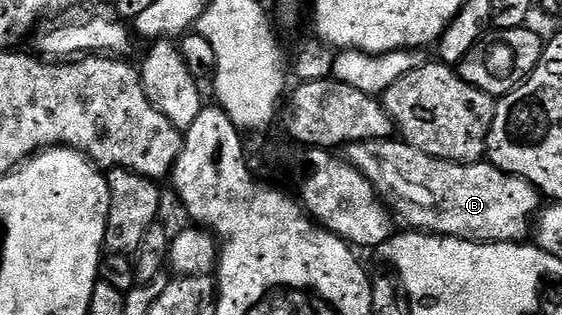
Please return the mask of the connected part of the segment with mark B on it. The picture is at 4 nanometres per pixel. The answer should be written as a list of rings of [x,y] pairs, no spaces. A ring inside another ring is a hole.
[[[397,138],[368,140],[366,144],[351,144],[347,159],[373,183],[374,189],[390,205],[398,204],[409,215],[408,227],[434,236],[454,236],[460,240],[476,240],[486,244],[513,244],[526,239],[531,232],[531,218],[538,215],[543,197],[531,182],[507,174],[491,163],[456,164],[423,154]]]

